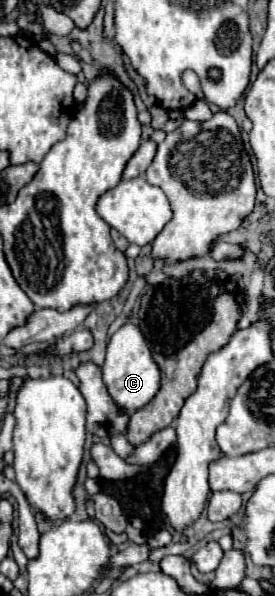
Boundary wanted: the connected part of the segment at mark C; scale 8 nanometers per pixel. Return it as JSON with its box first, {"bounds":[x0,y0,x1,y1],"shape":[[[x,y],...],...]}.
{"bounds":[102,322,160,414],"shape":[[[132,322],[122,324],[120,330],[110,338],[106,362],[102,366],[102,376],[104,376],[104,384],[106,384],[114,404],[124,414],[134,414],[136,410],[146,406],[156,396],[156,392],[160,388],[160,368],[152,360],[148,344],[136,324],[132,324]]]}

